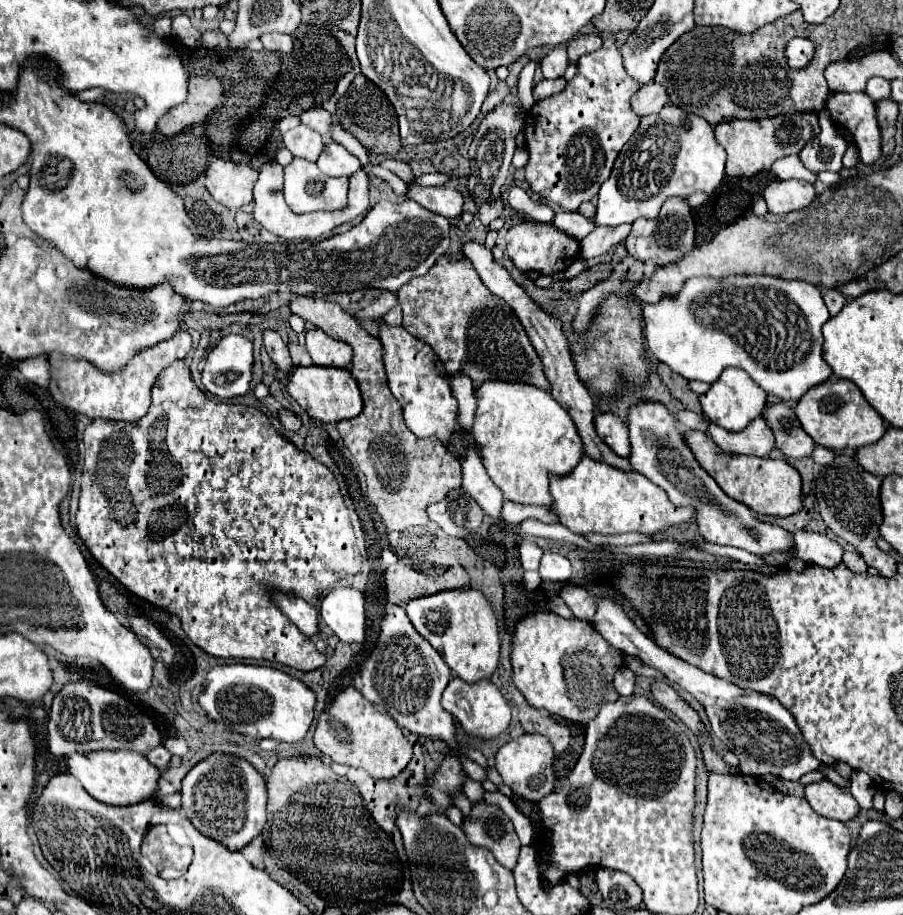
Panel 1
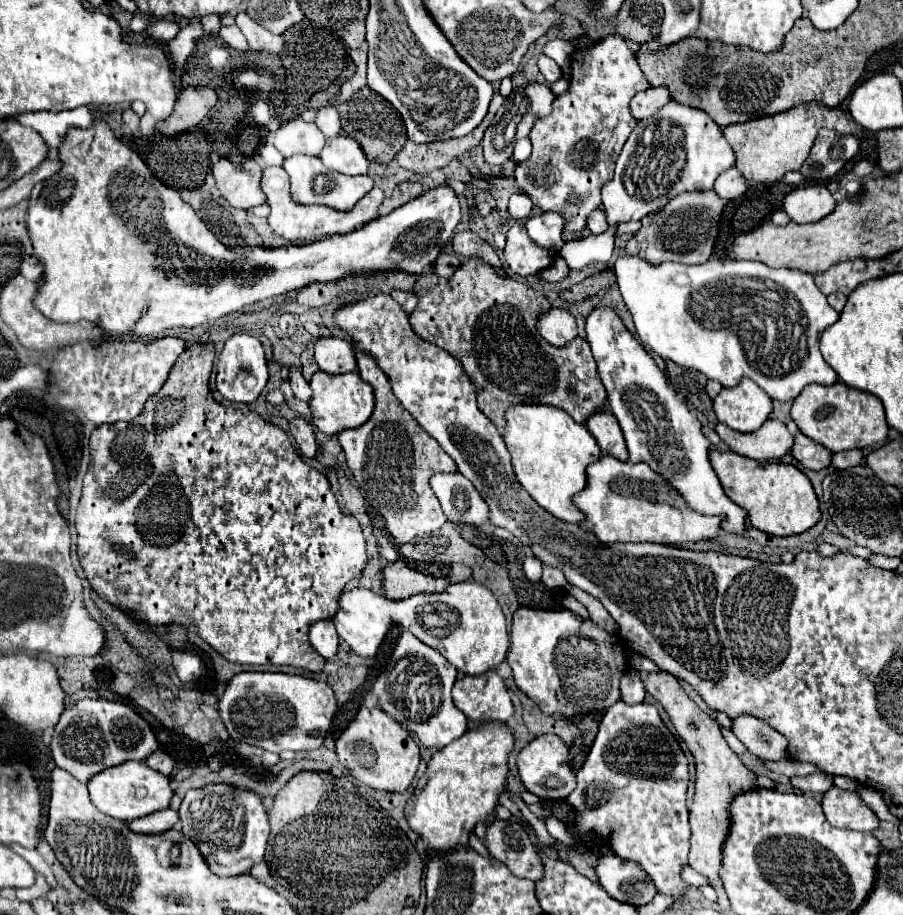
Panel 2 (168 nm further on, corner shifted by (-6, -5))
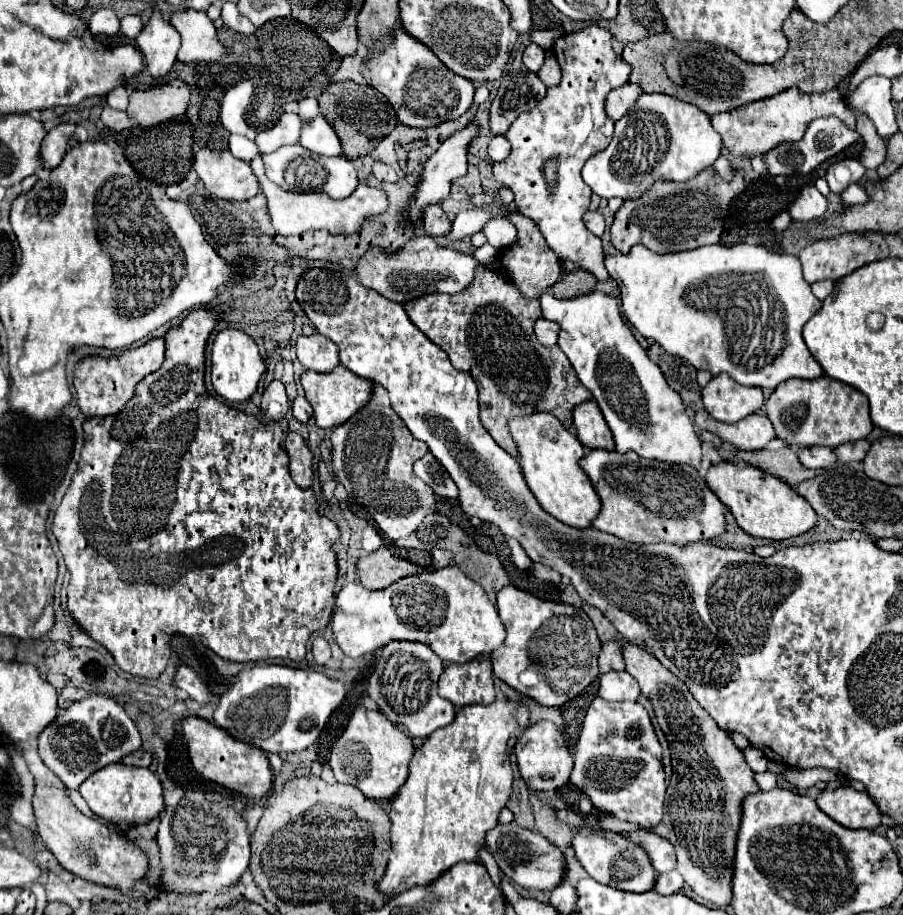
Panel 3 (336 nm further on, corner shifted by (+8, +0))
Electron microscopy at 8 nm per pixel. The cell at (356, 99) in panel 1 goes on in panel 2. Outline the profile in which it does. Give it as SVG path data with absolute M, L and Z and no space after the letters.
M369 87L359 89L353 95L353 99L349 103L343 103L337 107L345 135L353 137L361 145L361 149L365 151L369 161L389 163L399 153L399 149L405 145L405 141L409 139L403 129L403 117L389 101L385 101L379 93L373 93Z

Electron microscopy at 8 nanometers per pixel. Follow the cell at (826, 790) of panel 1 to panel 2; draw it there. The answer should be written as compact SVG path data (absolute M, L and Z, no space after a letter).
M831 787L823 795L823 811L827 821L839 829L873 831L879 825L879 817L863 803L855 791L843 791Z

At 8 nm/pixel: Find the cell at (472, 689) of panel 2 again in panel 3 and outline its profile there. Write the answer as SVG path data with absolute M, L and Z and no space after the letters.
M479 656L469 664L447 664L439 678L439 692L457 708L469 704L493 704L495 686L491 662Z

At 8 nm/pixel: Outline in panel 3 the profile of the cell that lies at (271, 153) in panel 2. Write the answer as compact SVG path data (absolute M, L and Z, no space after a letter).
M239 134L229 136L229 150L235 158L241 158L241 160L253 160L255 156L259 156L257 144L245 136L239 136Z

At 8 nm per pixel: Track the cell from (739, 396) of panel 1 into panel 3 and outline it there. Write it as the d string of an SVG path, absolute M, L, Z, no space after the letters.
M717 374L711 382L703 388L703 404L705 410L719 422L733 424L741 418L757 412L765 398L761 388L741 386L727 374Z

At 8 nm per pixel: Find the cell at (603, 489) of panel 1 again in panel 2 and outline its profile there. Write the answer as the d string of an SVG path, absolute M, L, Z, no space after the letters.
M601 457L587 467L587 487L573 499L585 513L587 527L605 543L661 543L687 545L715 539L723 517L709 517L693 511L669 481L659 477L647 463L623 463L615 457Z

